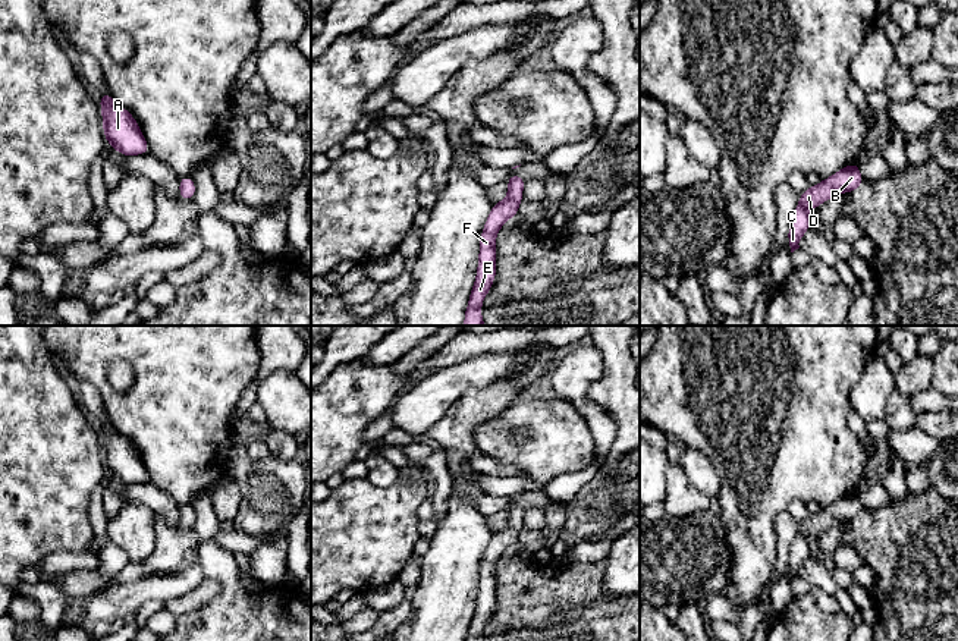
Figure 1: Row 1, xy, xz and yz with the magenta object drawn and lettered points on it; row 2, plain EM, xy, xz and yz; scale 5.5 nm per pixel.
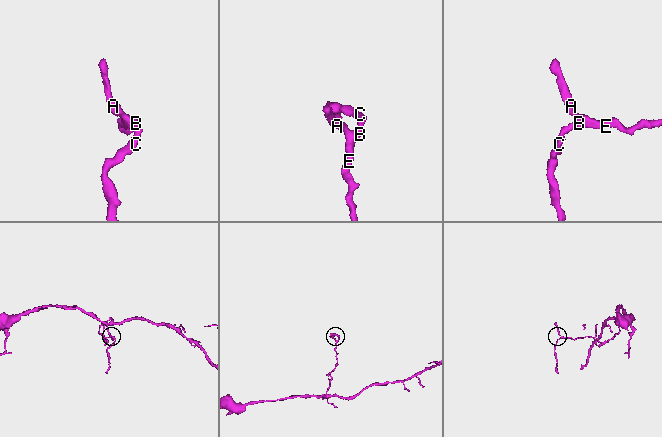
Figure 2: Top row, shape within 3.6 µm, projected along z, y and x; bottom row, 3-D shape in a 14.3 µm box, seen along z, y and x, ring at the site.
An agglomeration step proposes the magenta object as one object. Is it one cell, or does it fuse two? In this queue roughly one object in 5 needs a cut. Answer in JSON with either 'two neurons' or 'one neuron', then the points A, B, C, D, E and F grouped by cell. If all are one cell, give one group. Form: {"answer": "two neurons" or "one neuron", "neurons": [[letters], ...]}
{"answer": "one neuron", "neurons": [["A", "B", "C", "D", "E", "F"]]}

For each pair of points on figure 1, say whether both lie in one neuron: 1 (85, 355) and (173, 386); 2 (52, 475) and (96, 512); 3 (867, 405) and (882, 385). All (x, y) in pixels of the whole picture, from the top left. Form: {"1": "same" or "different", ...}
{"1": "same", "2": "different", "3": "same"}

